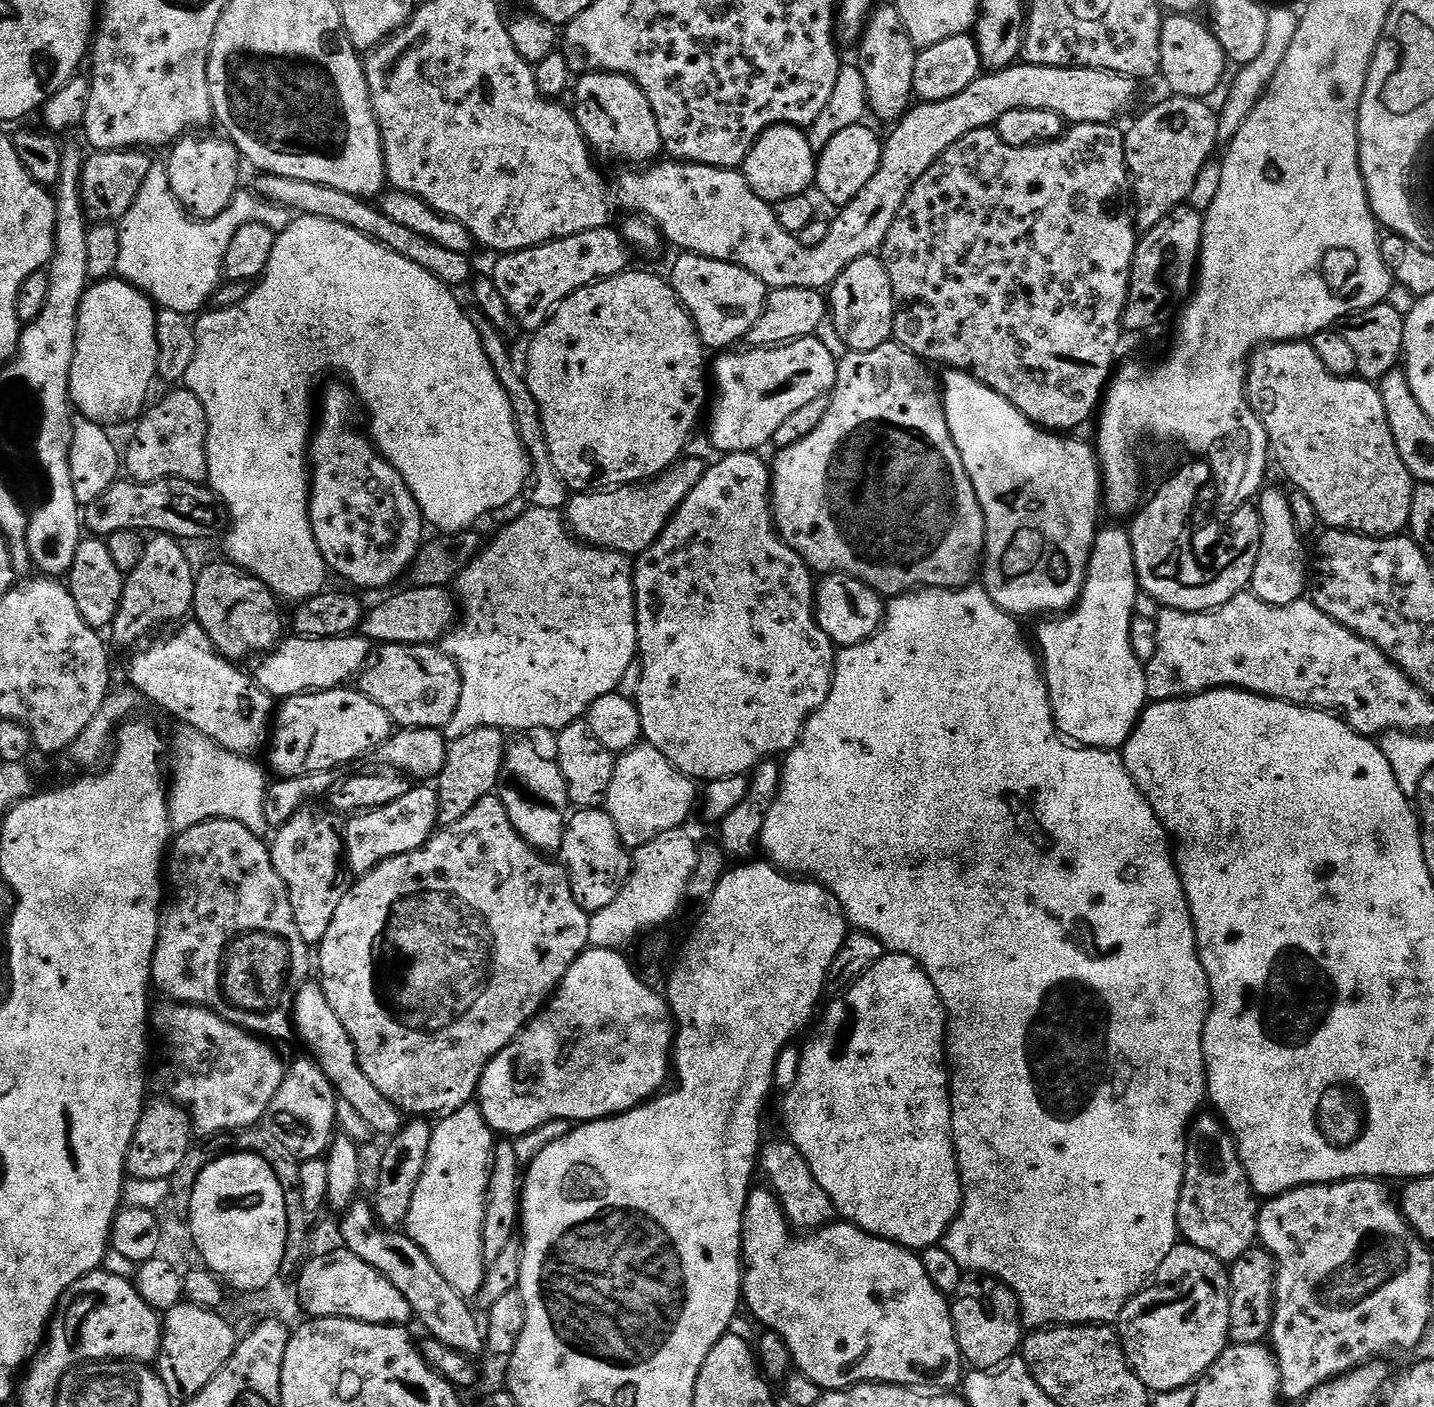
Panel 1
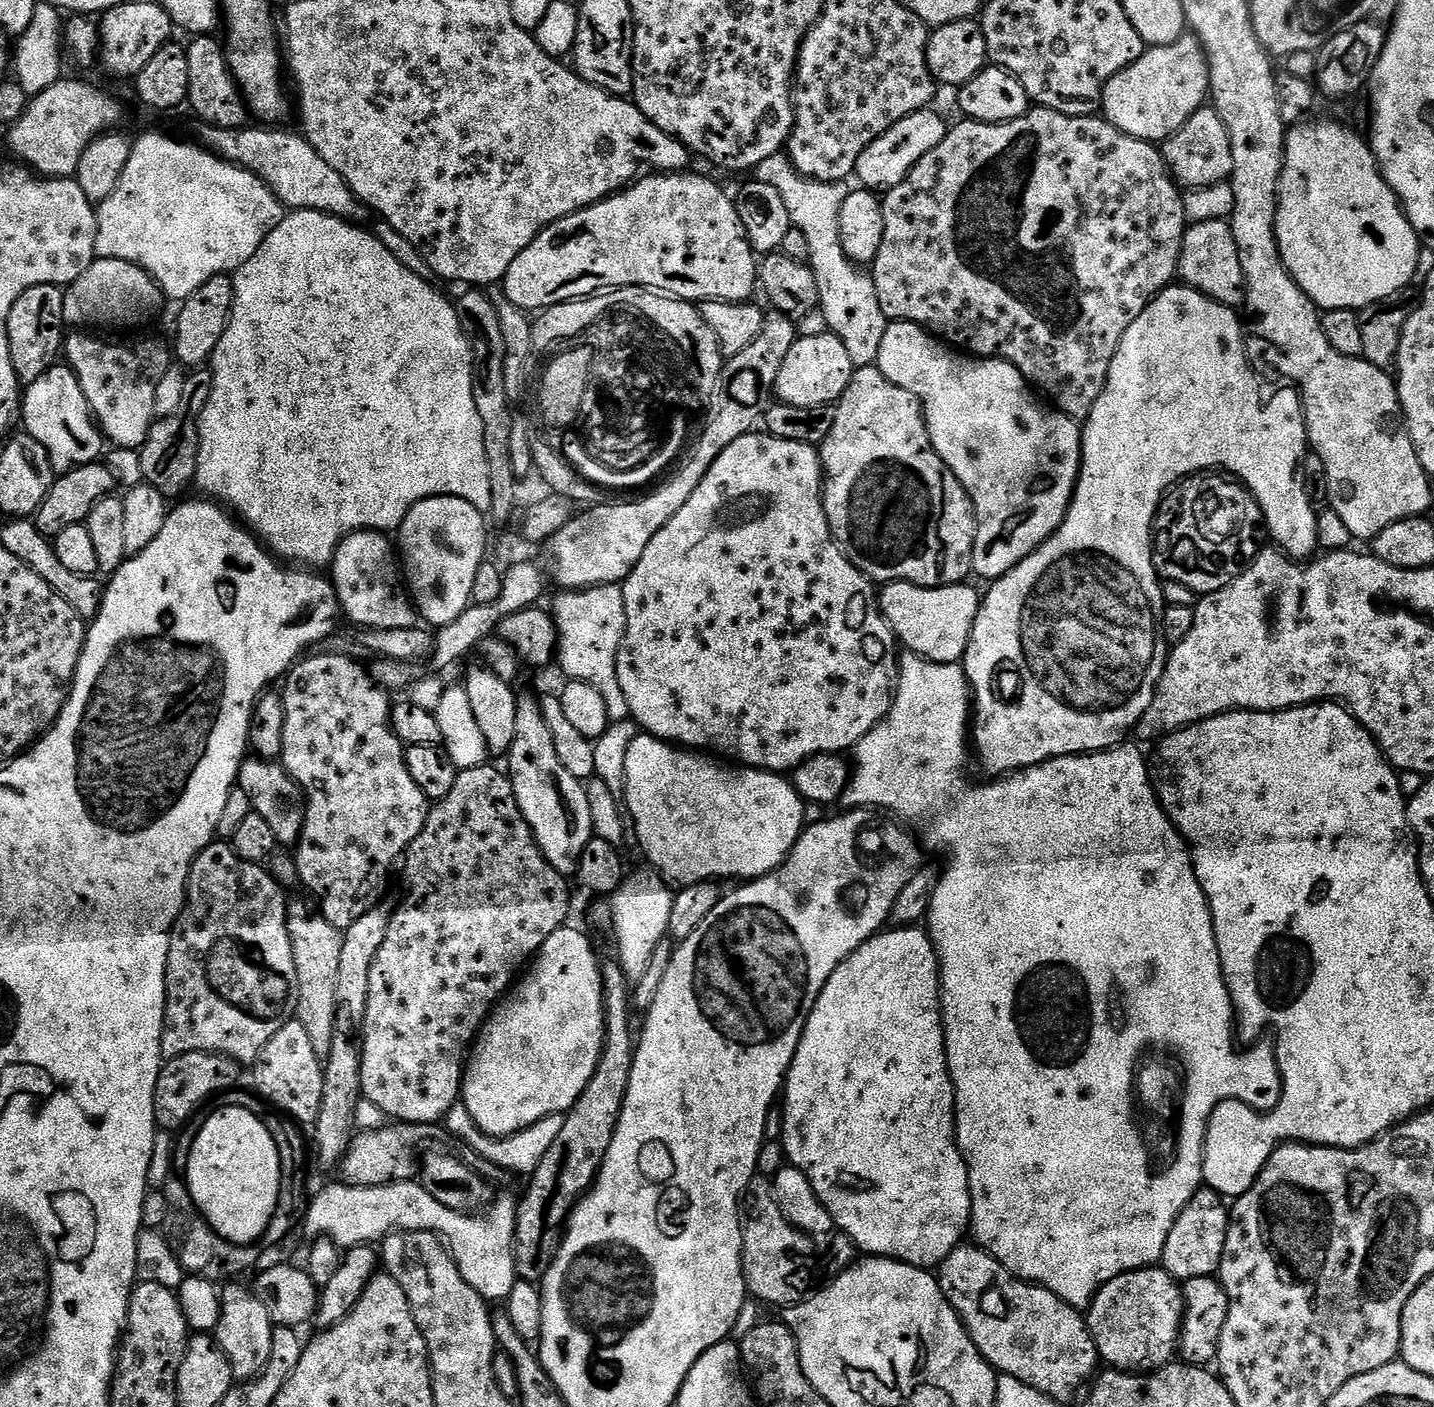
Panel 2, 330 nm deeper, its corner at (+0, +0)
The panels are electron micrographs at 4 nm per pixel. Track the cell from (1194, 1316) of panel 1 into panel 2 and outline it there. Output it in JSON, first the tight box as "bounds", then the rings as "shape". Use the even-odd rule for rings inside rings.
{"bounds":[1086,1266,1183,1374],"shape":[[[1153,1266],[1106,1282],[1088,1305],[1086,1319],[1094,1346],[1109,1369],[1147,1374],[1173,1363],[1180,1346],[1183,1311],[1181,1285],[1163,1267]]]}

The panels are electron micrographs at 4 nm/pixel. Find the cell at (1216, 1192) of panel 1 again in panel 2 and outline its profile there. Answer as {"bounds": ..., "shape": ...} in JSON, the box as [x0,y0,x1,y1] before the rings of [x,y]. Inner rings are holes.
{"bounds":[1160,1187,1229,1282],"shape":[[[1201,1187],[1200,1191],[1194,1194],[1194,1198],[1190,1198],[1182,1214],[1178,1214],[1170,1230],[1170,1238],[1166,1238],[1164,1253],[1160,1259],[1164,1271],[1170,1273],[1177,1282],[1216,1276],[1220,1271],[1222,1254],[1226,1250],[1229,1219],[1229,1205],[1211,1188]]]}

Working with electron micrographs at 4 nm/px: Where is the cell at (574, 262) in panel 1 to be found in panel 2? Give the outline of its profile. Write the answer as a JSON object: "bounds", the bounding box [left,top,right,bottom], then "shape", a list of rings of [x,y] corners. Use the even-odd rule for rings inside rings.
{"bounds":[502,170,758,314],"shape":[[[692,170],[682,172],[670,172],[667,174],[641,175],[631,186],[625,187],[616,193],[615,196],[607,196],[580,212],[570,214],[558,222],[554,222],[549,228],[543,228],[536,235],[534,242],[510,262],[510,270],[506,270],[502,281],[502,289],[507,299],[520,307],[524,313],[536,314],[541,310],[561,304],[567,300],[582,300],[586,296],[595,296],[603,290],[615,290],[617,288],[644,288],[658,292],[667,292],[669,296],[676,296],[680,300],[691,300],[703,302],[705,300],[721,300],[722,302],[734,302],[742,304],[753,299],[752,291],[758,288],[758,256],[748,241],[746,226],[742,226],[742,218],[738,218],[736,201],[731,195],[727,196],[718,185],[704,176],[695,176]]]}

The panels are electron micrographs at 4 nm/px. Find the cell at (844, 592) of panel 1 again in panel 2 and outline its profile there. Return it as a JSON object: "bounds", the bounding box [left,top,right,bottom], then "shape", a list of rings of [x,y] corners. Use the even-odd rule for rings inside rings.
{"bounds":[879,580,982,664],"shape":[[[893,580],[879,589],[880,613],[907,651],[935,664],[960,664],[982,599],[970,585],[965,582],[945,588],[919,588],[905,580]]]}

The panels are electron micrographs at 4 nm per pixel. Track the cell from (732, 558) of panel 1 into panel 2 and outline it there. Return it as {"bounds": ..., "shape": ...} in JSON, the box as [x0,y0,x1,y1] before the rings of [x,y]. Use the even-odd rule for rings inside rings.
{"bounds":[616,430,898,774],"shape":[[[764,430],[747,432],[745,436],[738,438],[738,442],[730,442],[730,446],[726,446],[726,450],[722,450],[722,454],[718,454],[714,466],[710,466],[710,470],[706,470],[706,478],[702,478],[702,482],[698,482],[698,490],[694,490],[694,494],[690,494],[686,506],[682,506],[682,510],[678,510],[678,514],[674,514],[674,518],[670,518],[670,522],[666,522],[666,526],[662,526],[662,530],[658,530],[658,534],[654,534],[654,538],[650,538],[650,546],[646,546],[642,558],[638,558],[638,566],[634,566],[632,573],[622,582],[622,587],[626,602],[626,630],[616,659],[618,686],[622,686],[622,694],[626,694],[631,719],[633,721],[636,719],[644,727],[641,729],[647,735],[656,736],[659,740],[666,740],[673,746],[699,750],[701,753],[711,754],[713,757],[723,758],[725,761],[735,762],[746,768],[759,768],[765,772],[784,774],[789,770],[794,770],[802,761],[809,760],[811,756],[817,756],[823,752],[844,754],[847,753],[847,748],[848,751],[855,749],[856,743],[862,738],[866,738],[866,734],[870,734],[870,730],[874,730],[874,726],[878,726],[884,721],[886,714],[892,708],[892,697],[896,690],[898,675],[898,651],[896,652],[898,641],[891,626],[884,621],[884,616],[880,613],[877,585],[845,558],[843,550],[840,549],[836,539],[832,537],[824,509],[824,465],[820,462],[819,451],[811,444],[786,442],[782,438],[768,435]]]}

